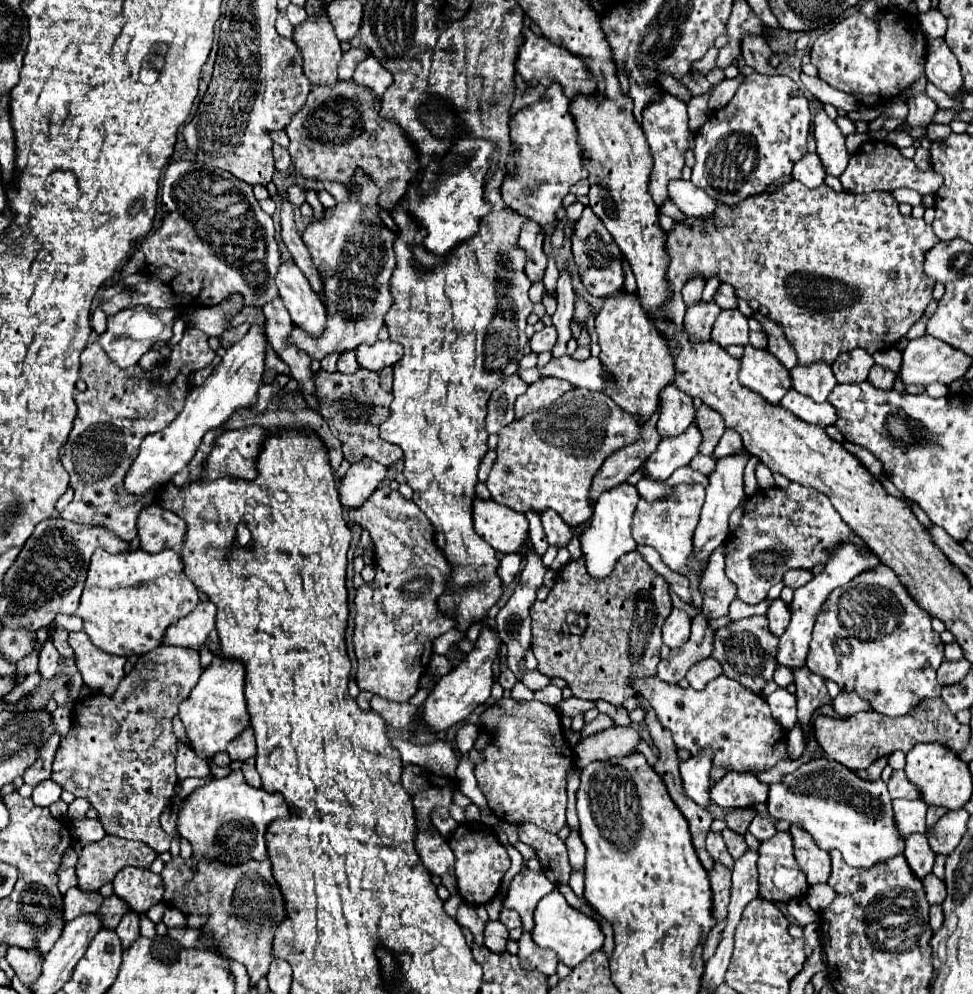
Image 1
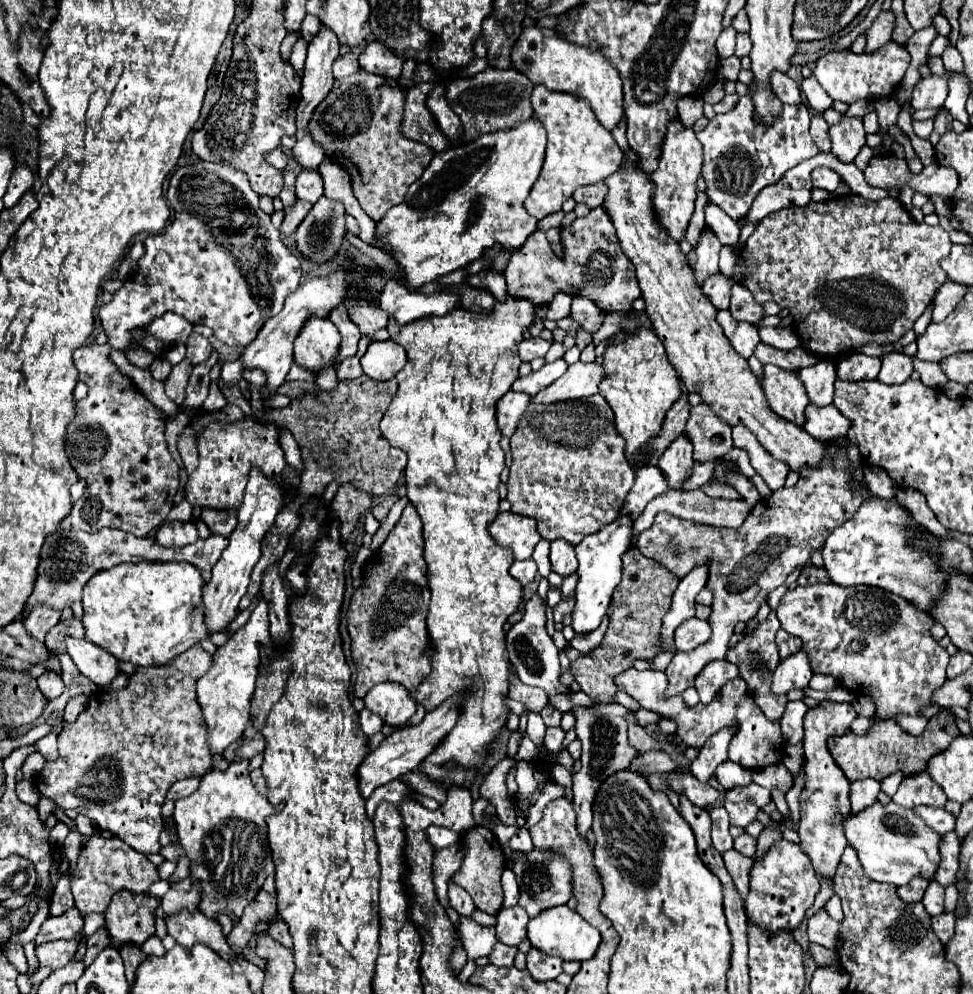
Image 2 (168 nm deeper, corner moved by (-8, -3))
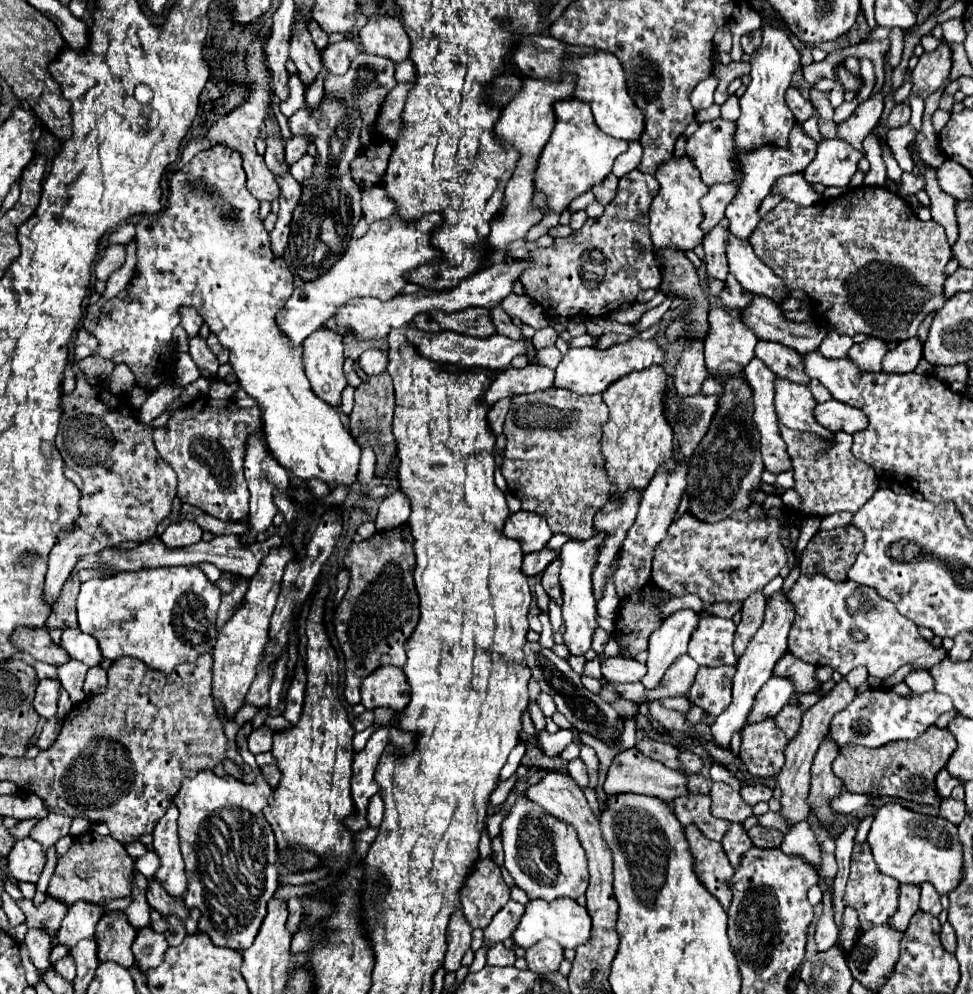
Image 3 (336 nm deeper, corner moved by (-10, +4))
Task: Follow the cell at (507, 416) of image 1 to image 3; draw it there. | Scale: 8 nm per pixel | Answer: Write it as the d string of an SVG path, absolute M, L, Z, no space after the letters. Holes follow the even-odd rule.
M504 398L504 400L498 400L490 410L488 410L488 424L492 428L494 434L502 434L502 428L504 428L504 420L506 420L506 414L512 406L512 398Z

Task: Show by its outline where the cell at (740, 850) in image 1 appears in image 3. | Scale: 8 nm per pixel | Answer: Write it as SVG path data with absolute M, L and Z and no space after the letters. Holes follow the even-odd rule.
M754 826L748 830L748 836L750 836L752 844L758 848L778 848L782 842L782 832L776 828Z

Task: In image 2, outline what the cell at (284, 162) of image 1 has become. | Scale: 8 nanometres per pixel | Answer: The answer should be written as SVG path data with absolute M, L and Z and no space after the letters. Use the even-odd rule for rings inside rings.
M280 147L264 153L264 159L266 159L272 167L276 167L276 169L280 169L280 171L282 171L282 169L286 167L286 163L288 163L288 157L284 155L284 151L282 151Z

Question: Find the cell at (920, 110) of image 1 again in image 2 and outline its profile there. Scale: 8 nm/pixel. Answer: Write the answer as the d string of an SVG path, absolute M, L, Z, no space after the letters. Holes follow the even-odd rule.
M926 75L922 77L912 91L910 105L912 109L940 109L946 99L946 79L942 75Z

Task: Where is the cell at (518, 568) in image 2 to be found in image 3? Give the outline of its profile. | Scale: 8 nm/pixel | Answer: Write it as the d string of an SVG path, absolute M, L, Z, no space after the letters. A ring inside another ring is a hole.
M540 550L540 552L532 552L532 554L526 554L524 556L524 562L522 562L522 572L526 576L534 576L534 574L542 574L544 568L554 560L558 558L558 550Z

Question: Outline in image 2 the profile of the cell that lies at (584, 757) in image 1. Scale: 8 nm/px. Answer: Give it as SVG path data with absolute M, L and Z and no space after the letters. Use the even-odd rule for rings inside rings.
M650 751L646 755L638 755L630 767L634 771L644 771L644 773L670 773L678 769L678 763L672 761L672 757L664 751Z

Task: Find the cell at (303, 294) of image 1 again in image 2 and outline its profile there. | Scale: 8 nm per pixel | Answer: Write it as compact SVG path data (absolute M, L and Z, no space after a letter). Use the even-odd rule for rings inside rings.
M308 319L294 341L294 363L318 375L324 367L334 365L338 343L340 333L330 319Z

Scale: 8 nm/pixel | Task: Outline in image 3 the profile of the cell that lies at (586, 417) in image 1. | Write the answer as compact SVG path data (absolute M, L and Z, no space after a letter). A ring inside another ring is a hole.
M552 386L552 388L542 390L542 392L532 392L532 394L524 394L524 396L514 396L514 404L512 404L510 412L508 412L508 422L504 424L504 434L506 434L508 442L506 442L506 454L504 454L502 474L504 474L506 482L508 482L510 492L522 502L522 510L530 510L530 512L536 512L536 514L544 516L546 522L548 522L548 526L552 528L552 534L566 534L570 540L588 540L590 536L596 534L594 516L596 516L598 510L616 494L616 484L610 482L608 472L606 472L606 468L604 468L606 460L604 460L604 456L602 456L602 426L606 424L606 420L608 420L608 408L606 408L606 404L604 404L604 400L602 400L602 394L580 396L580 394L572 392L572 390L562 390L562 388L554 388L554 386ZM580 414L584 416L586 422L590 422L592 430L586 430L586 432L582 432L582 430L576 432L576 430L574 430L576 422L574 422L572 418L578 418Z

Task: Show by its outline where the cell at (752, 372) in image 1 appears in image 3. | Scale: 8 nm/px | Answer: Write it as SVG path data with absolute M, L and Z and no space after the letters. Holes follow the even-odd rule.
M776 378L776 414L778 420L800 432L812 432L818 436L828 436L830 432L820 428L820 424L814 420L814 406L816 400L808 386L792 382L788 378Z

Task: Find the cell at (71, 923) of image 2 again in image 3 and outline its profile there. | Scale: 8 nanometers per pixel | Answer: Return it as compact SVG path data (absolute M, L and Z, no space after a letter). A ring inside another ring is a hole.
M32 928L32 930L28 930L24 944L30 950L34 966L38 970L46 972L50 968L50 960L48 960L50 954L48 952L52 950L52 936L50 936L48 928Z

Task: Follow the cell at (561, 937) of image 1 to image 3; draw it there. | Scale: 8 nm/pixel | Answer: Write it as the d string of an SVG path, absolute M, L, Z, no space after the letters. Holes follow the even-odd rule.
M558 898L558 900L530 900L526 904L524 918L520 920L516 932L514 932L514 942L522 948L532 948L538 940L552 938L556 940L562 948L578 948L590 940L590 930L592 930L592 920L590 914L584 906L580 906L572 898Z

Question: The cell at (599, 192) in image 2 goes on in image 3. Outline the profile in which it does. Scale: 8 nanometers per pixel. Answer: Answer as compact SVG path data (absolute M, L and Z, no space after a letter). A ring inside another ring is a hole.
M608 174L606 180L602 180L600 184L594 184L594 186L590 188L590 192L594 194L596 202L600 202L602 206L606 206L606 204L614 198L616 188L618 188L618 178L616 178L614 174Z

